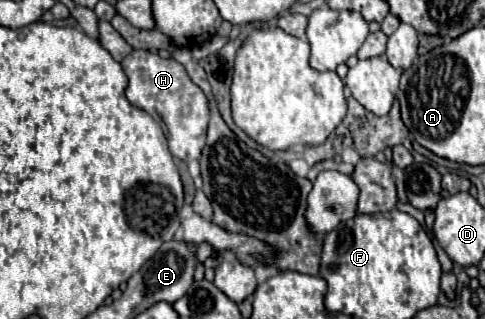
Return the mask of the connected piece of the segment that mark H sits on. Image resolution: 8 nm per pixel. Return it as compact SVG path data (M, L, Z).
M135 49L121 61L121 67L129 79L125 89L127 99L135 105L145 109L163 129L169 149L173 157L181 161L193 161L201 157L201 149L205 147L205 133L209 125L209 99L201 93L201 87L195 85L185 67L175 61L173 57L161 57L147 49Z

